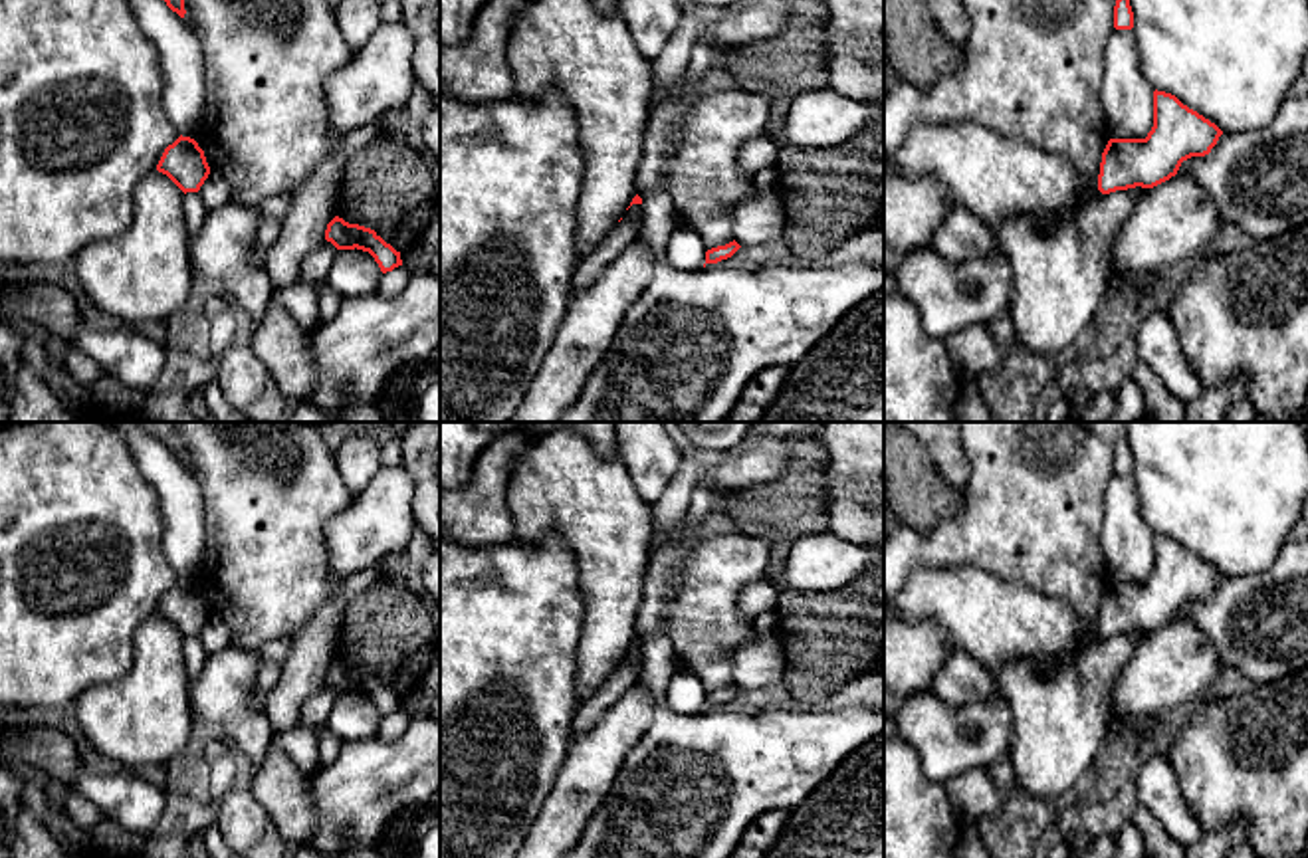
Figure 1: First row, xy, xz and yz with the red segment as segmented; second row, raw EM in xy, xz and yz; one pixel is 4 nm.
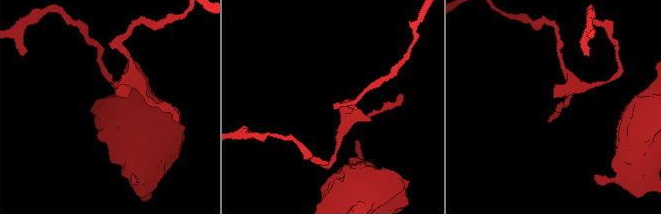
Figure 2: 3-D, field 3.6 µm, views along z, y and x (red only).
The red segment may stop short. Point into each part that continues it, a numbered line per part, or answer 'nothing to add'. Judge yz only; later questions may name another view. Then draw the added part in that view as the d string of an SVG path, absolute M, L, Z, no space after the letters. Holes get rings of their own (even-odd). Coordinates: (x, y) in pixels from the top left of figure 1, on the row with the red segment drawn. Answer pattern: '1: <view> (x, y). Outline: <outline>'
nothing to add

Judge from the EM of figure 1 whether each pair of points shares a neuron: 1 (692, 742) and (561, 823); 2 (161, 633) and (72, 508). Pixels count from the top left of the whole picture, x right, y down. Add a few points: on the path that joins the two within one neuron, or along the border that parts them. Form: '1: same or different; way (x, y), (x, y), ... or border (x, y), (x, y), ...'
1: different; border (629, 753), (605, 801), (581, 835)
2: different; border (155, 613), (137, 627), (131, 660)

